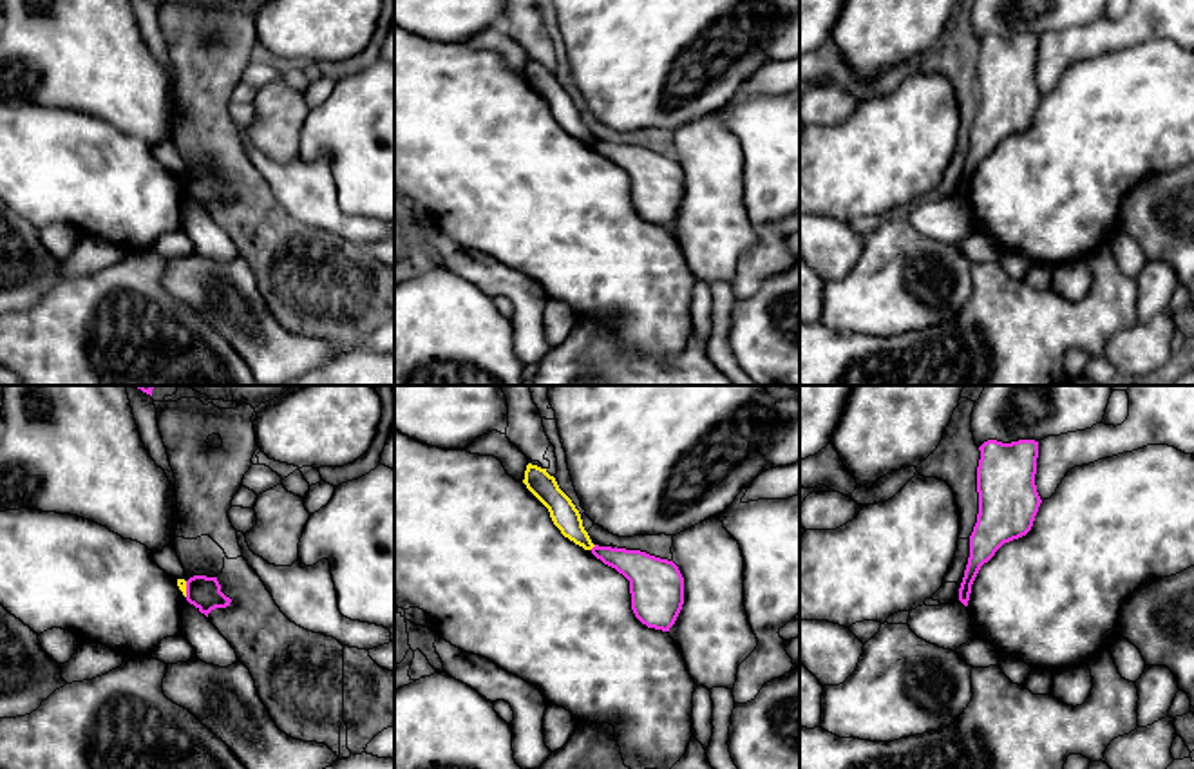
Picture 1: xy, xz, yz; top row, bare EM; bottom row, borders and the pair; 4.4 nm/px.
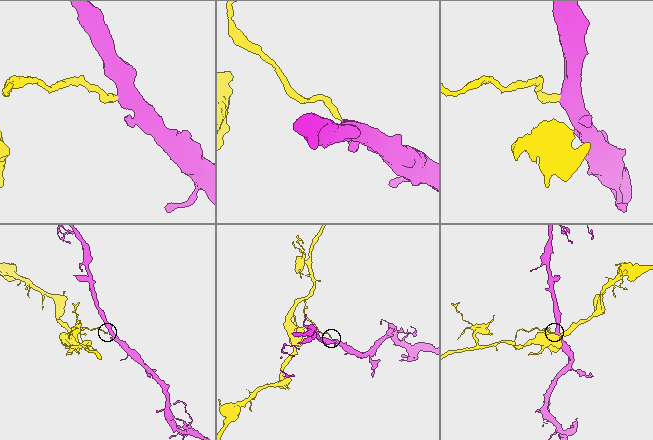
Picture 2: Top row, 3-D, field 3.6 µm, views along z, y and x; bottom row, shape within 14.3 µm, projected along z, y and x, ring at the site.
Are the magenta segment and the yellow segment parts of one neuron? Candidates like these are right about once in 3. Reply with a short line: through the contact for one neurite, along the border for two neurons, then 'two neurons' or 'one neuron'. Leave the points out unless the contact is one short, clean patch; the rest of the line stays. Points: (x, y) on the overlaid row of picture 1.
line xz (596, 545), (590, 549); two neurons

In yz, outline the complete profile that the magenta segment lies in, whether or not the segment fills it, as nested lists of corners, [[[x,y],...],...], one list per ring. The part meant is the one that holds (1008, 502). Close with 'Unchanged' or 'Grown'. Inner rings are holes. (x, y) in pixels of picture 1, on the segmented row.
[[[988,440],[977,467],[979,514],[970,536],[970,557],[959,588],[968,606],[971,584],[984,563],[1013,539],[1026,536],[1042,503],[1037,485],[1038,441]]]. Unchanged

